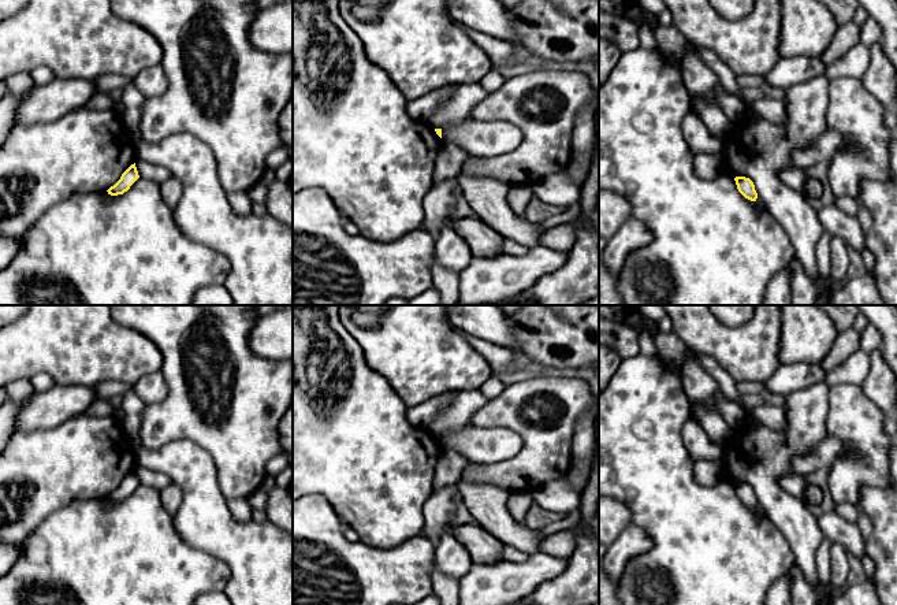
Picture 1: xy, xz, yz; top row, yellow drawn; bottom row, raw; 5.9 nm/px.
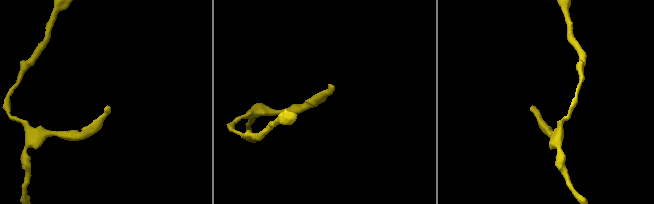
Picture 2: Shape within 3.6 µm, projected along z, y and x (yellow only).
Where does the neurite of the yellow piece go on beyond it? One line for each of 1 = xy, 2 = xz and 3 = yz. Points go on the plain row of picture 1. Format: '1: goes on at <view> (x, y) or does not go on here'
1: does not go on here
2: does not go on here
3: does not go on here

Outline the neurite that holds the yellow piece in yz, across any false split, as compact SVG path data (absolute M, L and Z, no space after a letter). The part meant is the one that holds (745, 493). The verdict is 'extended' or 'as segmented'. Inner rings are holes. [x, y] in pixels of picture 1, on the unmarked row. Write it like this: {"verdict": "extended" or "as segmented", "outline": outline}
{"verdict": "as segmented", "outline": "M736 483L734 485L738 498L748 506L756 508L758 500L755 491L749 485Z"}

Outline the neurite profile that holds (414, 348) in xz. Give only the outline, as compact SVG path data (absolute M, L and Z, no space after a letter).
M339 305L339 318L361 345L368 365L390 383L406 407L446 391L480 390L492 376L488 361L446 318L446 305Z

